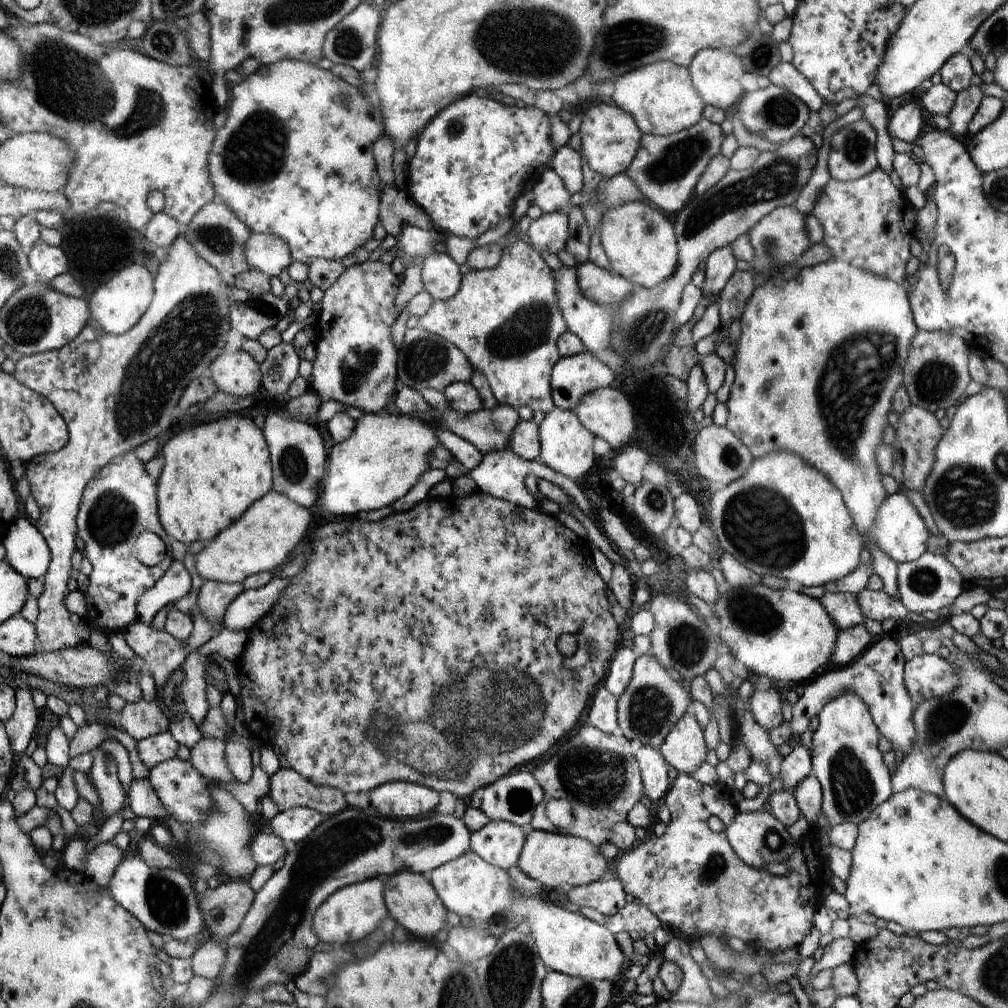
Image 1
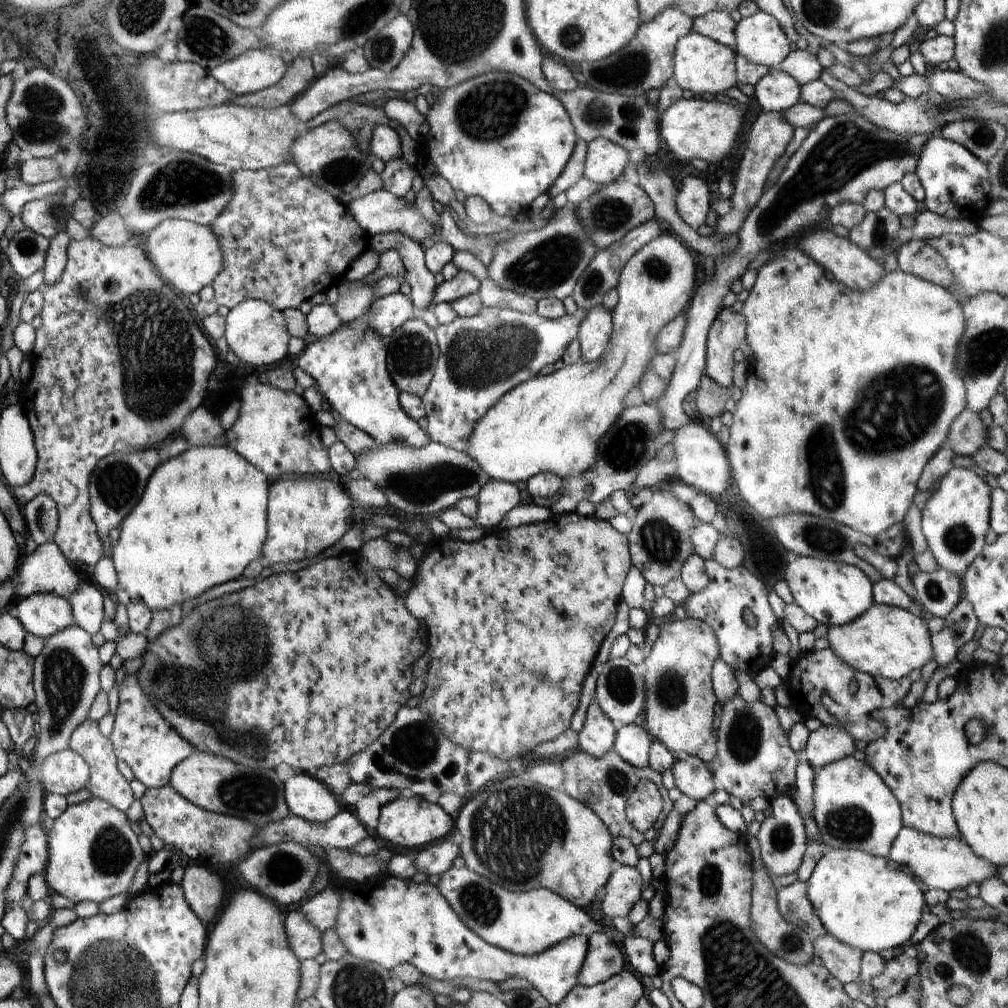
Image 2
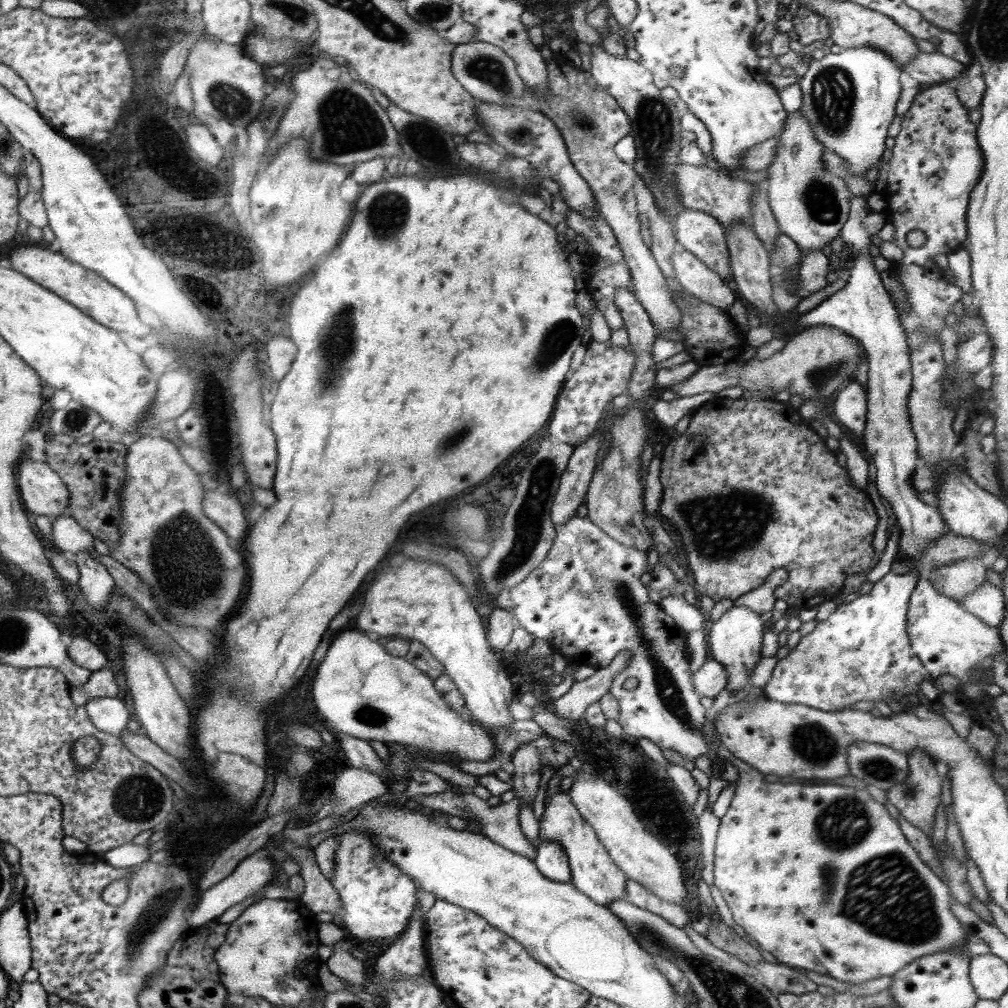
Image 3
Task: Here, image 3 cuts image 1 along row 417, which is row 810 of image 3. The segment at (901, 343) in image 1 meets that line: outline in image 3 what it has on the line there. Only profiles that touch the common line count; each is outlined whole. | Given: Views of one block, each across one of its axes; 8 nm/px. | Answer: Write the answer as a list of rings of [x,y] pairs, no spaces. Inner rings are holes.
[[[734,754],[723,758],[724,762],[731,762],[738,768],[739,779],[736,791],[727,814],[720,818],[717,842],[715,845],[715,859],[713,867],[714,885],[722,892],[722,896],[732,911],[733,920],[744,928],[747,936],[756,941],[760,948],[770,952],[772,956],[787,966],[802,971],[814,970],[816,974],[830,976],[834,980],[846,984],[864,984],[880,978],[892,976],[898,970],[903,970],[916,958],[929,955],[952,953],[962,949],[968,941],[969,935],[962,929],[962,923],[952,913],[950,904],[953,896],[948,886],[920,860],[916,850],[910,846],[901,832],[897,821],[890,816],[887,808],[876,802],[867,789],[858,789],[850,786],[825,784],[802,785],[764,781],[763,775],[746,762],[738,760]]]

